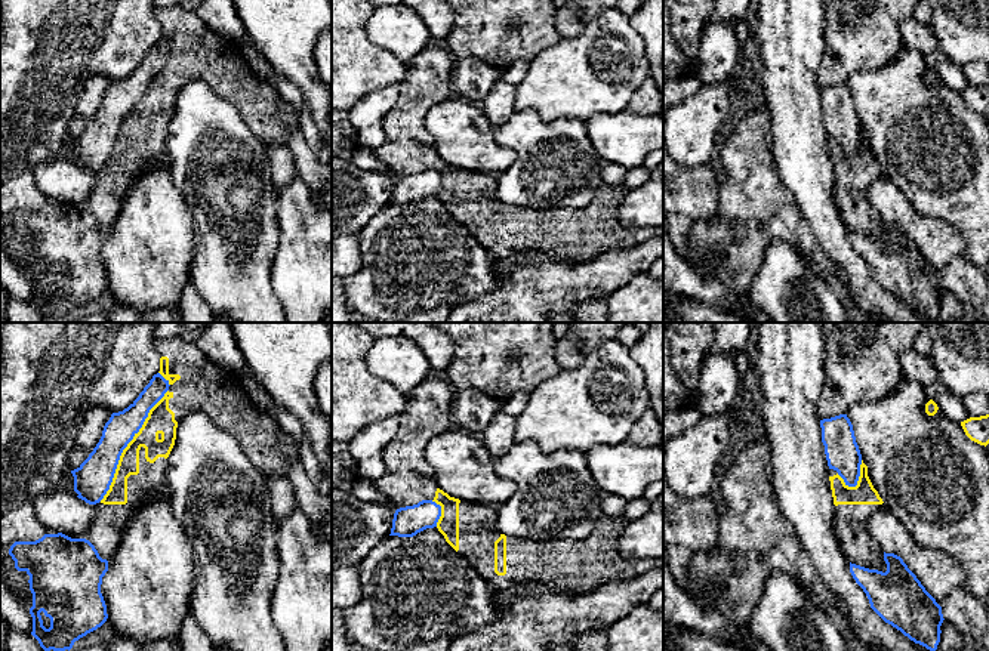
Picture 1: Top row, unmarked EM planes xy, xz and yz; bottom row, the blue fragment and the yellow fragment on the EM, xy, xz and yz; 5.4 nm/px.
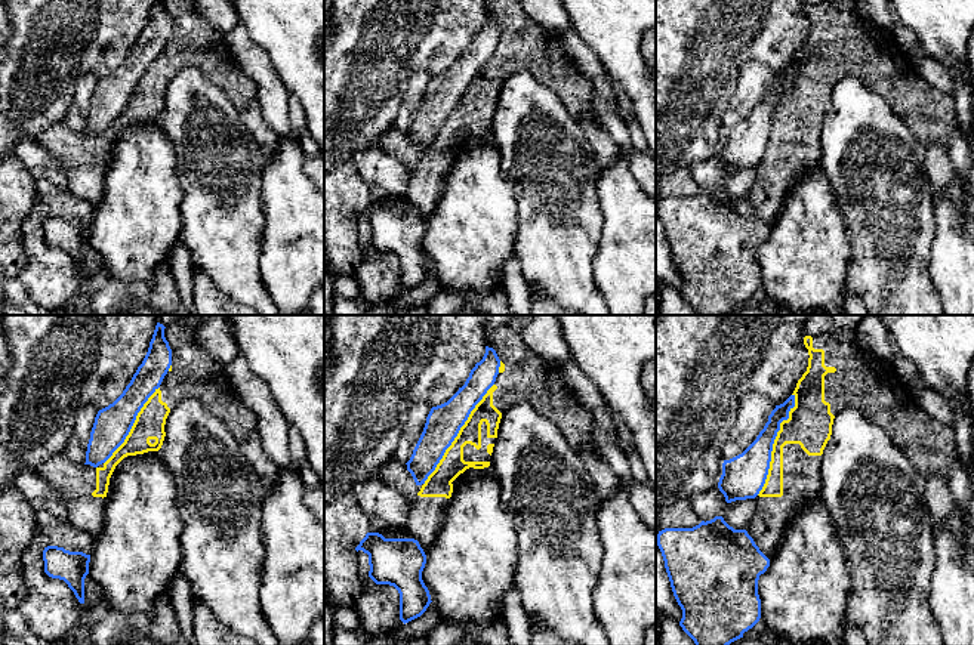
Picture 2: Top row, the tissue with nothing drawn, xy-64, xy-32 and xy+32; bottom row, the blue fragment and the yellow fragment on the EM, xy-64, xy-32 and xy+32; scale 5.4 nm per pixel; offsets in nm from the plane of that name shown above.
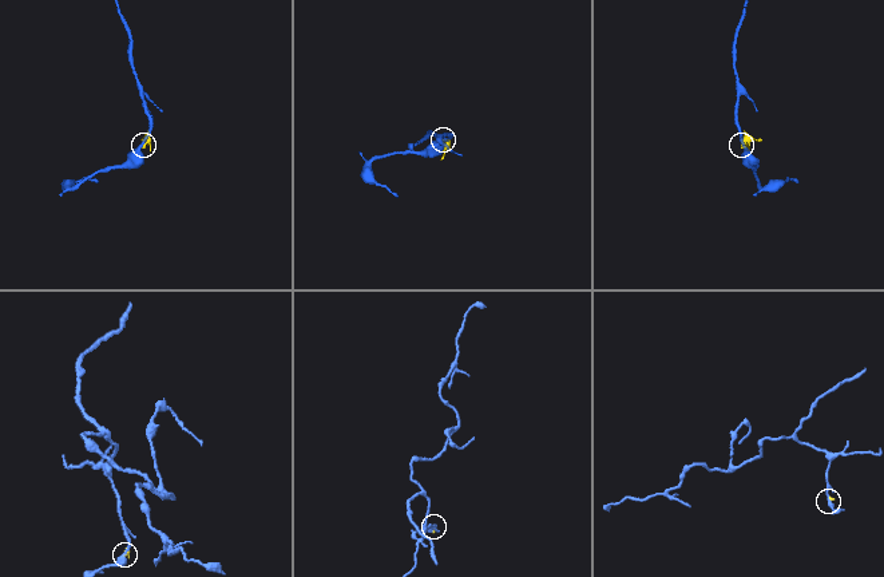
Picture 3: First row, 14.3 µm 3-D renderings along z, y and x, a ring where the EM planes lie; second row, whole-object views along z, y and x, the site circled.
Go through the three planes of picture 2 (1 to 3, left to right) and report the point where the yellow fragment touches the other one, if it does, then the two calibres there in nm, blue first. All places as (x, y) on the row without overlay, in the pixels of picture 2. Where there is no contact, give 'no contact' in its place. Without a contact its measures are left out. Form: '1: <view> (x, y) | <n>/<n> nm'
1: xy-64 (132, 93) | 200/160 nm
2: xy-32 (458, 101) | 190/140 nm
3: xy+32 (773, 111) | 240/240 nm

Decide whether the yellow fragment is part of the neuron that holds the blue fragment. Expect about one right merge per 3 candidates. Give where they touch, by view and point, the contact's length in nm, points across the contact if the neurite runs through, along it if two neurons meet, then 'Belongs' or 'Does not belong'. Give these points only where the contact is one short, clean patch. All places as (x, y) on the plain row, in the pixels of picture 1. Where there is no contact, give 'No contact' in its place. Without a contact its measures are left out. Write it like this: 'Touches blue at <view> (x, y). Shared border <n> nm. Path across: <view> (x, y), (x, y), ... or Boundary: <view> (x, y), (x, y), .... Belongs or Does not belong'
Touches blue at xy (126, 114). Shared border 700 nm. Does not belong

